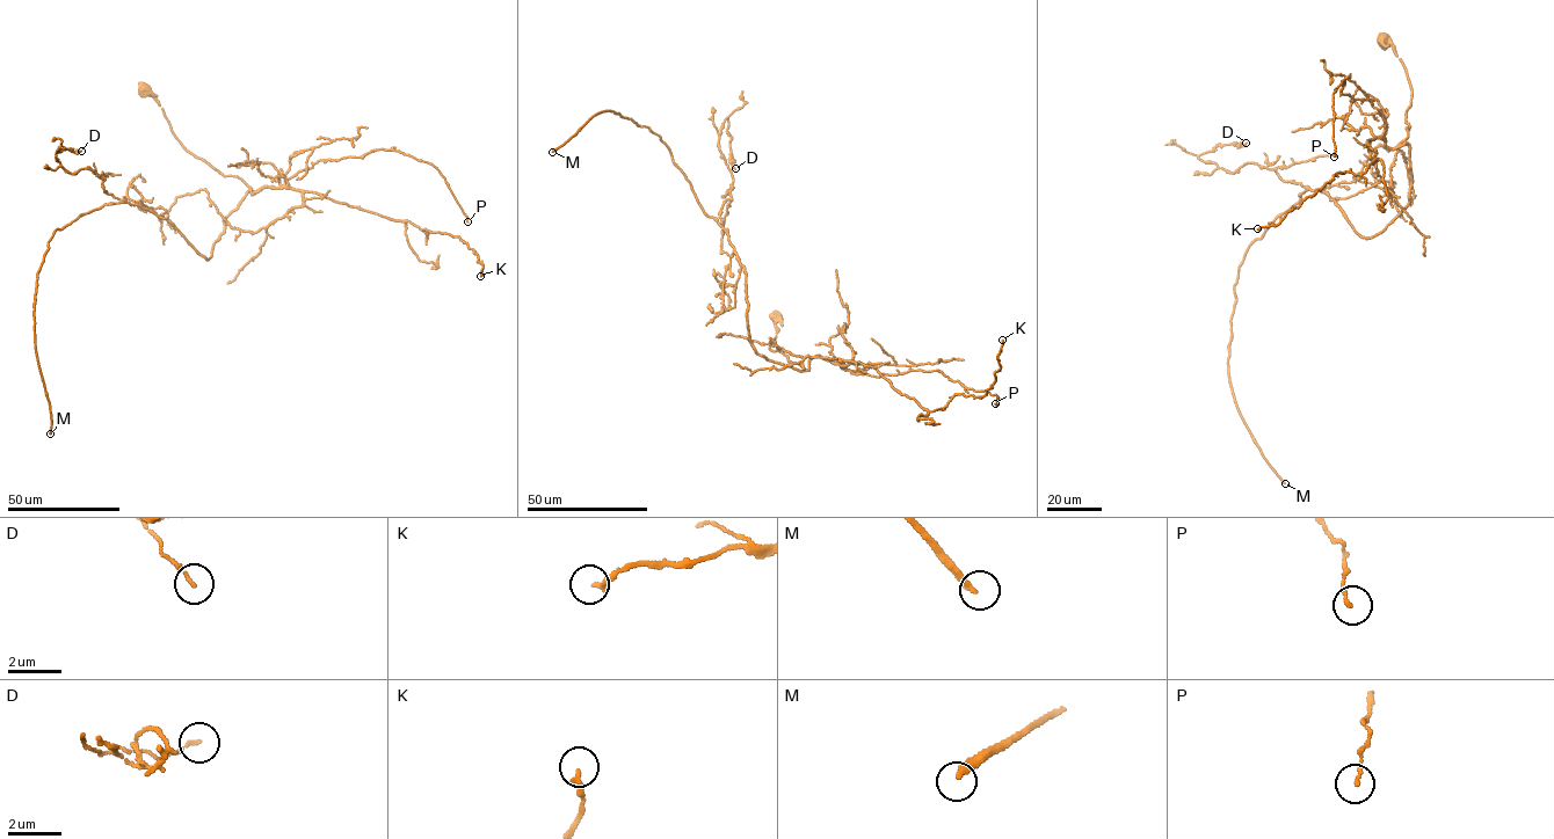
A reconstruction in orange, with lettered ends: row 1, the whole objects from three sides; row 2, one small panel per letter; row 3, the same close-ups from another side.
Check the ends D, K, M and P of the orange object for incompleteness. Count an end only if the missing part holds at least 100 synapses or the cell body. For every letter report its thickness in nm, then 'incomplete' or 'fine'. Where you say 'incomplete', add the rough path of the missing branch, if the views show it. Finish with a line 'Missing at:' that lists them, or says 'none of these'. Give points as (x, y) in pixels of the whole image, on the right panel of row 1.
D: calibre 120 nm; fine
K: calibre 160 nm; fine
M: calibre 240 nm; incomplete
P: calibre 110 nm; fine
Missing at: M

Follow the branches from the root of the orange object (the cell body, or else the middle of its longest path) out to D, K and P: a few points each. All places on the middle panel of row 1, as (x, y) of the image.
D: (777, 316), (769, 349), (808, 370), (765, 358), (748, 336), (746, 275), (720, 216), (727, 118), (735, 168)
K: (777, 316), (769, 349), (789, 362), (872, 366), (930, 411), (955, 395), (986, 395), (1002, 340)
P: (777, 316), (769, 349), (806, 370), (820, 356), (876, 377), (938, 370), (995, 394), (995, 403)

